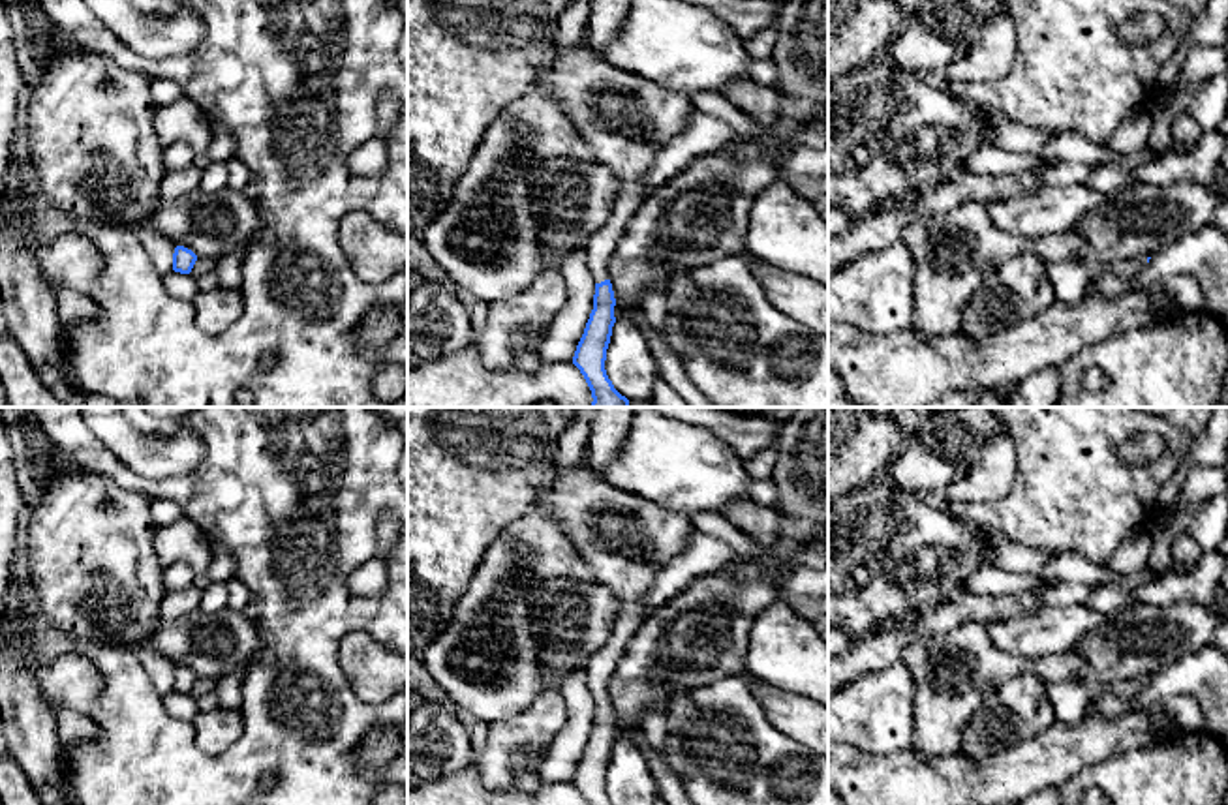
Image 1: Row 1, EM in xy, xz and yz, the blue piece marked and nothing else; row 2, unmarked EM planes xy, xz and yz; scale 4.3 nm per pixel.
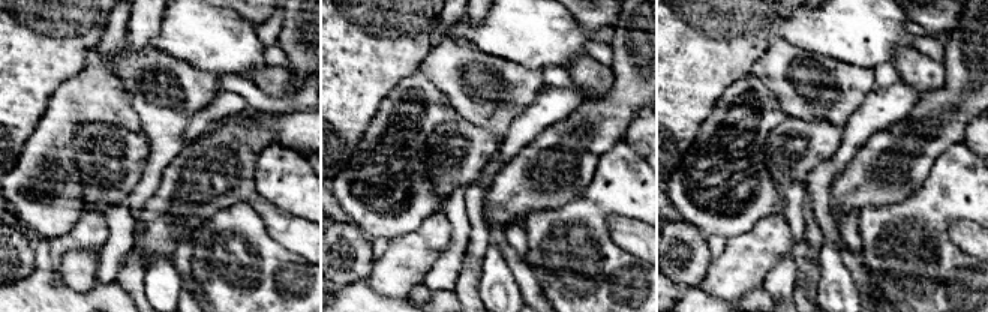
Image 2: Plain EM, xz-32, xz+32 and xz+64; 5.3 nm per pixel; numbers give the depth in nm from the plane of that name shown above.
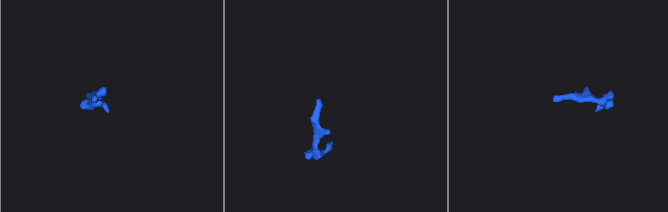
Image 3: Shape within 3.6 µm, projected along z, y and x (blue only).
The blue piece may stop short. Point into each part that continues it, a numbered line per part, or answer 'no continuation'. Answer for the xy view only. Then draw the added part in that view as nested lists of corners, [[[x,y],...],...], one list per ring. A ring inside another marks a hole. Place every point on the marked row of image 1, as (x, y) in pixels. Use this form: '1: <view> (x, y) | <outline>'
no continuation

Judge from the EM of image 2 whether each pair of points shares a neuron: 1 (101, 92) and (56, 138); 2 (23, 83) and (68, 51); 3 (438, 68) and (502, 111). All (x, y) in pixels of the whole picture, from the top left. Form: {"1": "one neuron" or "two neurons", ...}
{"1": "one neuron", "2": "one neuron", "3": "one neuron"}

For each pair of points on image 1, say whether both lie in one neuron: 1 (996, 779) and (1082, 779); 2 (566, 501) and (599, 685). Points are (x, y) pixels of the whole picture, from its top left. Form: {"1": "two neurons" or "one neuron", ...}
{"1": "two neurons", "2": "one neuron"}

